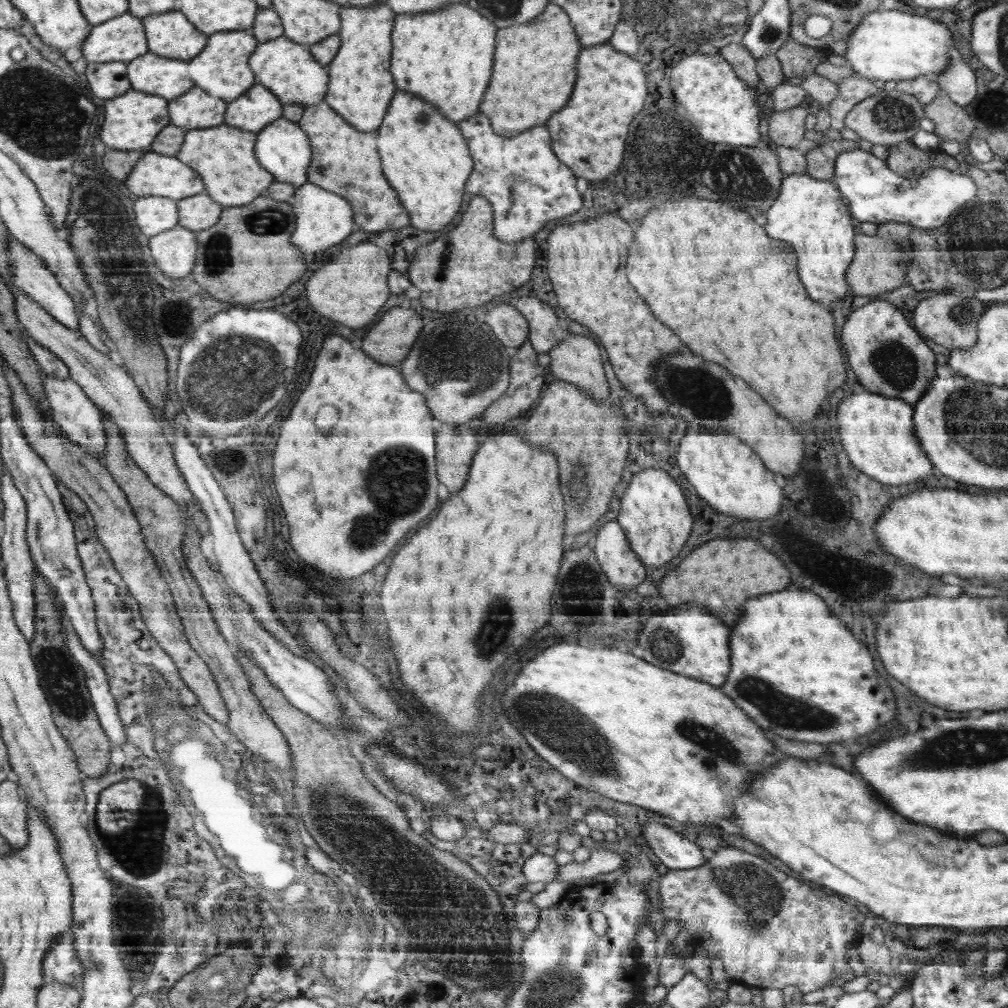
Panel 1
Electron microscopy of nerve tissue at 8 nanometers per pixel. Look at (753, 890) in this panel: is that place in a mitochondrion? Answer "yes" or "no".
yes

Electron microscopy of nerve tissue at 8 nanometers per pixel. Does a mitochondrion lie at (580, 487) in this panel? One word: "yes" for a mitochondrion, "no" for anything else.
yes

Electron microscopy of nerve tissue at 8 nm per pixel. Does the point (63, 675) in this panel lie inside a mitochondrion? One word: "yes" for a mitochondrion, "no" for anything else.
yes

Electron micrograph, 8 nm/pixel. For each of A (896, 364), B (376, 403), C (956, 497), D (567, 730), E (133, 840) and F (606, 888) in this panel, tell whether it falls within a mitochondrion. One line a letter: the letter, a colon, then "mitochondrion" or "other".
A: mitochondrion
B: other
C: other
D: mitochondrion
E: mitochondrion
F: other

